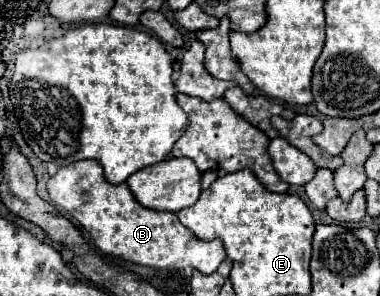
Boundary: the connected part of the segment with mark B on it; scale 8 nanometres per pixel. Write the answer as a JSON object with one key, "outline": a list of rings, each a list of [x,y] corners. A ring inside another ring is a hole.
{"outline":[[[80,160],[60,168],[48,180],[48,192],[56,206],[70,212],[90,234],[94,244],[110,256],[130,260],[140,266],[152,268],[196,268],[204,274],[212,274],[226,258],[220,240],[198,240],[188,228],[184,228],[174,212],[156,212],[144,208],[132,196],[126,184],[110,184],[102,174],[102,166],[96,160]]]}

